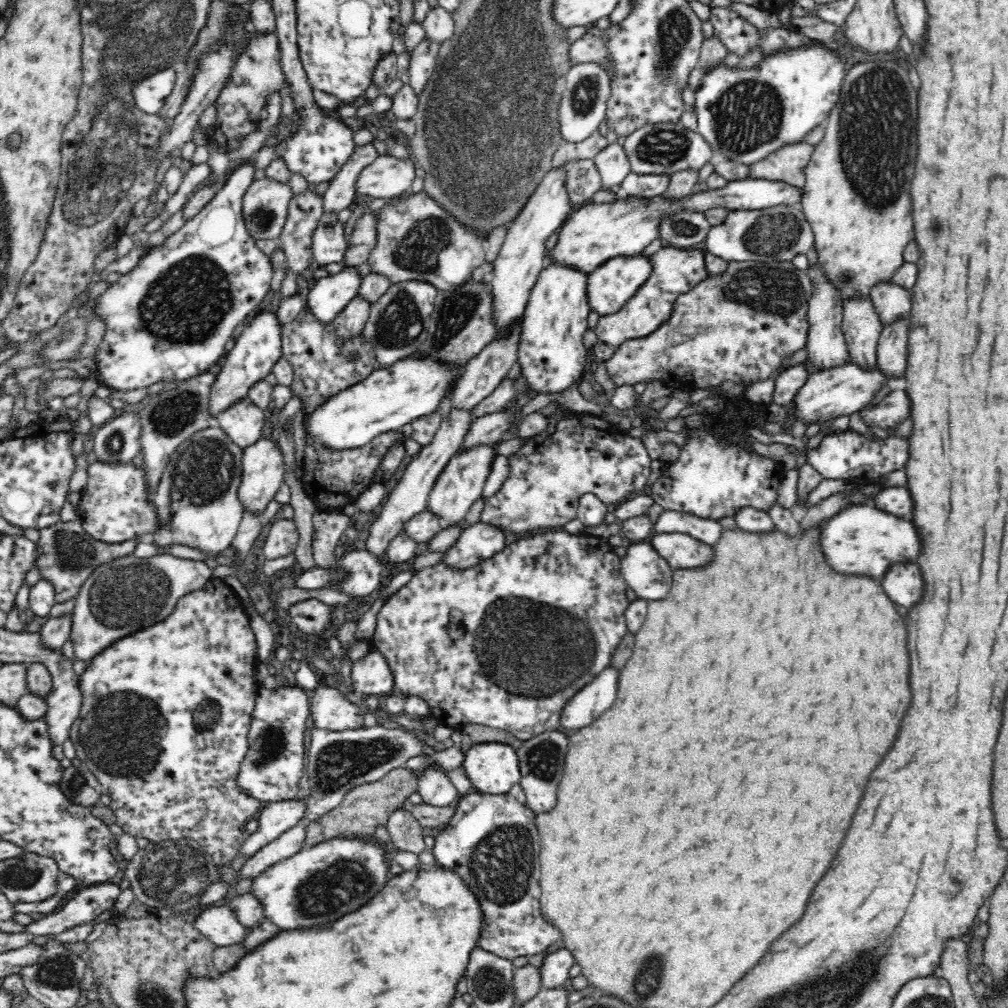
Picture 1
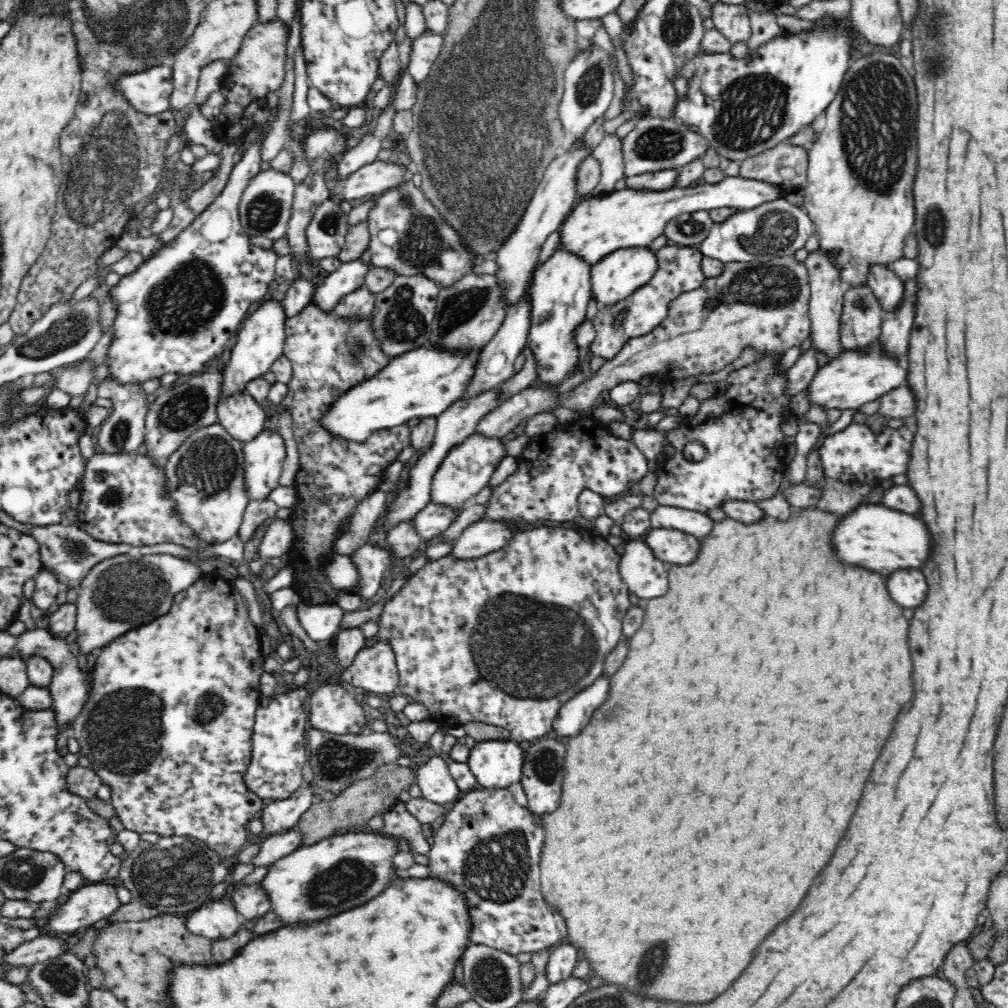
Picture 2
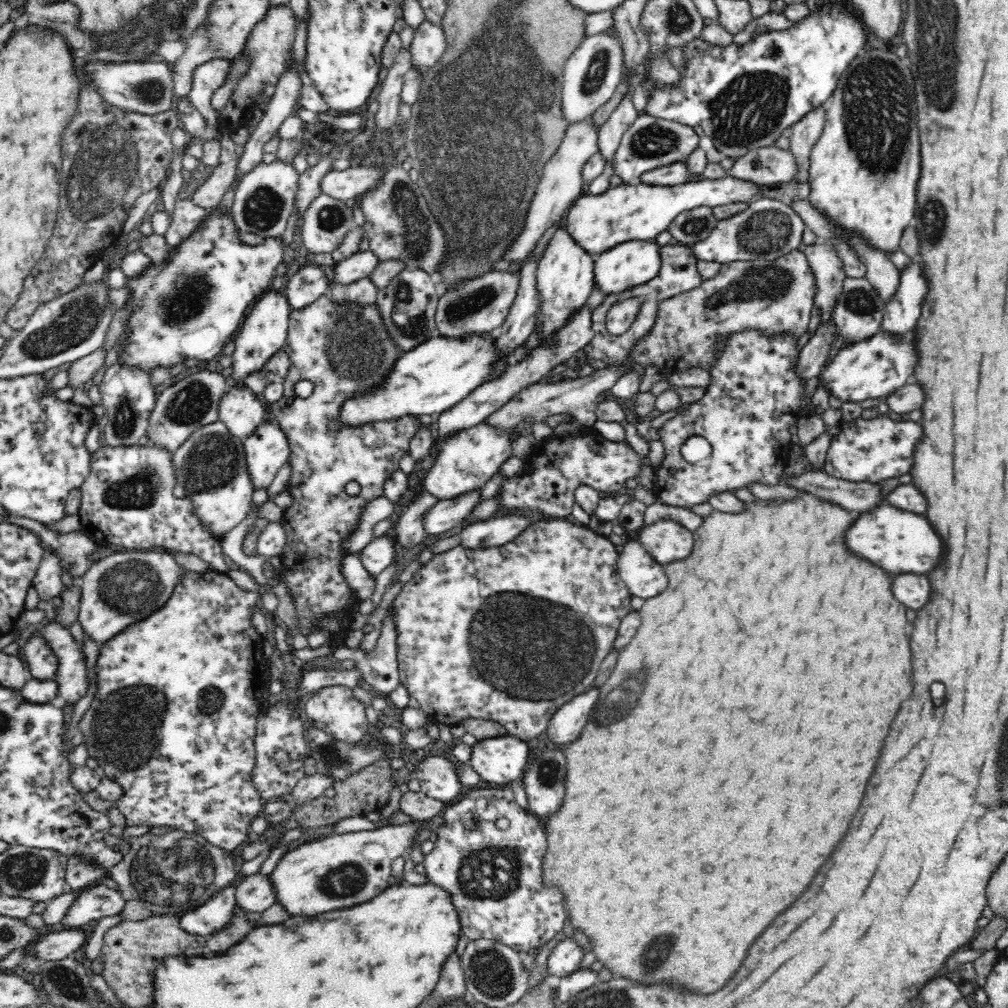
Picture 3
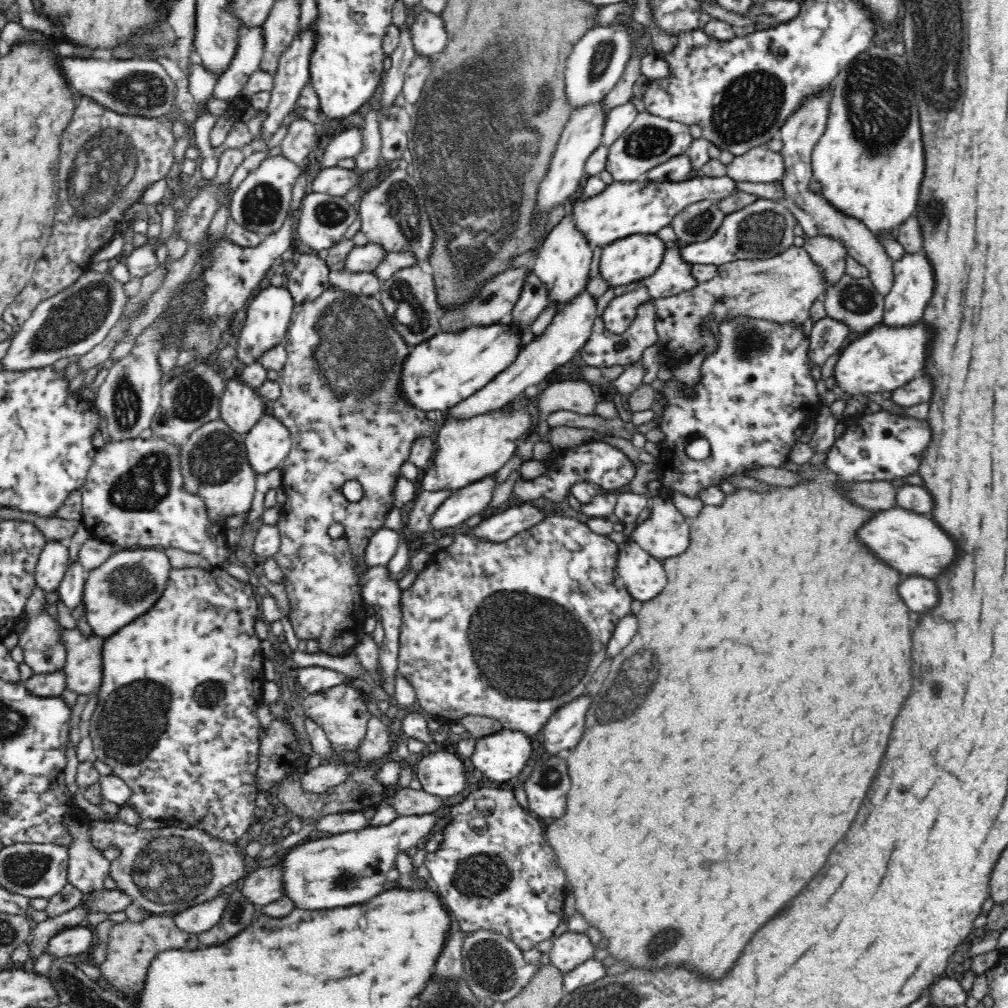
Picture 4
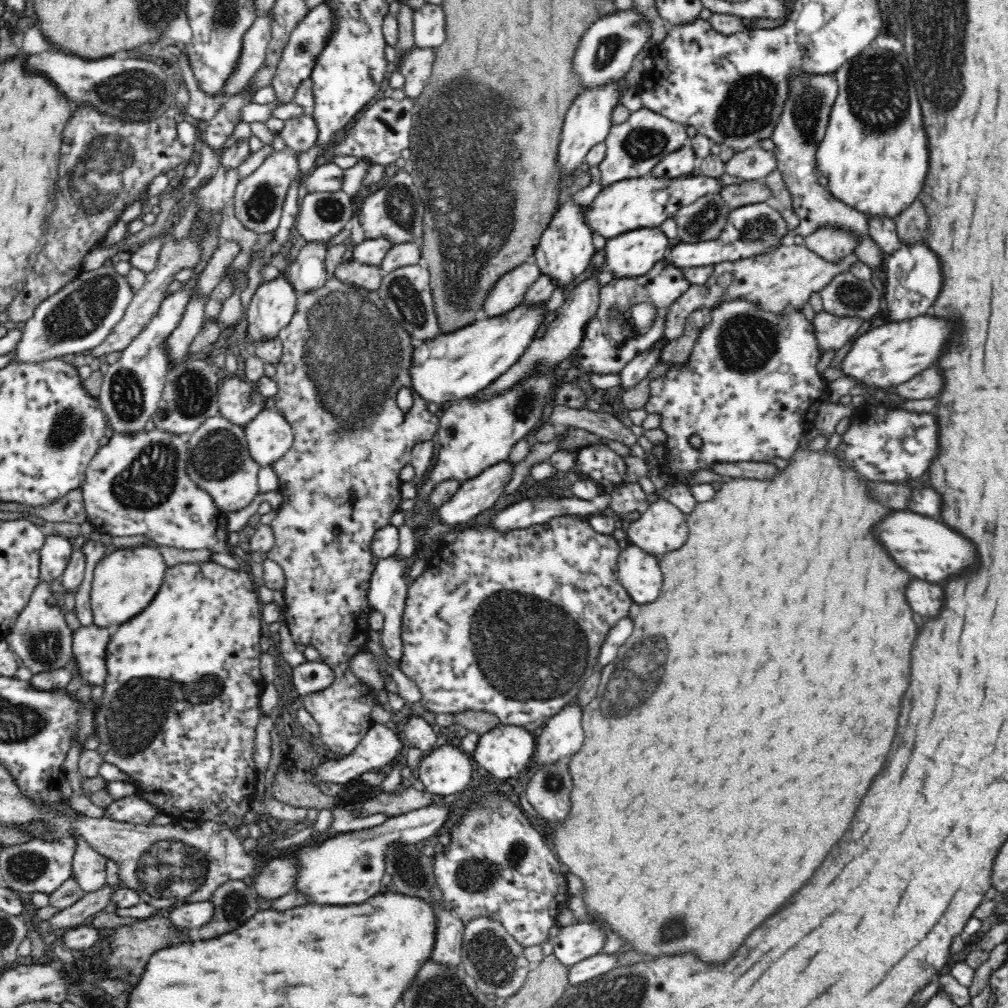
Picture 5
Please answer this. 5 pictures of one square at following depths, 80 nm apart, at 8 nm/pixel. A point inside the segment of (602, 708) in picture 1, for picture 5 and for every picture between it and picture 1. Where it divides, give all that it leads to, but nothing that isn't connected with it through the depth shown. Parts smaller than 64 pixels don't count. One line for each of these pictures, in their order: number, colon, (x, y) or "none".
2: (574, 714)
3: (567, 723)
4: (565, 727)
5: (562, 735)

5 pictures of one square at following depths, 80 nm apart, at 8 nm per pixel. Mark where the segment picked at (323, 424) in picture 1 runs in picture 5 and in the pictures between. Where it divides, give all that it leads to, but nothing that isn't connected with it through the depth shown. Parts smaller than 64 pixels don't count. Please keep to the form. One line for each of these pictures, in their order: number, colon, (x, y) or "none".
2: (424, 382)
3: (429, 379)
4: (437, 374)
5: (456, 365)

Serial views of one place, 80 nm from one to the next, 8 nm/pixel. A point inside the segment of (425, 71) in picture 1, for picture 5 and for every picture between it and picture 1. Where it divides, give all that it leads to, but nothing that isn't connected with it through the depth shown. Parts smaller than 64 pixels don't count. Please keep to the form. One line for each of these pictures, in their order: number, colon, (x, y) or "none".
2: (425, 50)
3: (428, 45)
4: (429, 37)
5: (429, 24)

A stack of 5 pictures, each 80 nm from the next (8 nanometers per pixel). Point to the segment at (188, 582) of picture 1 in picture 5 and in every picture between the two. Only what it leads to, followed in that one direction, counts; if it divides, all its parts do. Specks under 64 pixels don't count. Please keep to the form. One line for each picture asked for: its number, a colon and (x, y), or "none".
2: (124, 592)
3: (120, 589)
4: (130, 581)
5: (124, 583)

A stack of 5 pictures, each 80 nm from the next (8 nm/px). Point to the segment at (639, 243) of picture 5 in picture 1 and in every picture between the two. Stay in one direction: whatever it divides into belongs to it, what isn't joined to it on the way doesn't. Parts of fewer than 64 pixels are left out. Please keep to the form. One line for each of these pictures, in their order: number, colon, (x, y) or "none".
1: (608, 288)
2: (616, 276)
3: (627, 265)
4: (634, 258)

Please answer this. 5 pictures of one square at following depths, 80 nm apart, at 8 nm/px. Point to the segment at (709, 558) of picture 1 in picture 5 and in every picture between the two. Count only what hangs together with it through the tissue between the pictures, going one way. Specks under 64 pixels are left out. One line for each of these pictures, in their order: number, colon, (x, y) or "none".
2: (673, 547)
3: (667, 541)
4: (666, 534)
5: (662, 528)

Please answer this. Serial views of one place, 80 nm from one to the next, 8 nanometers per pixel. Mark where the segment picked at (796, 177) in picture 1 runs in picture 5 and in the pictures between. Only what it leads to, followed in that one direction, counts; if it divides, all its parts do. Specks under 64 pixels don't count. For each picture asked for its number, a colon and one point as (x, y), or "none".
2: (785, 165)
3: (769, 166)
4: (760, 164)
5: (755, 163)

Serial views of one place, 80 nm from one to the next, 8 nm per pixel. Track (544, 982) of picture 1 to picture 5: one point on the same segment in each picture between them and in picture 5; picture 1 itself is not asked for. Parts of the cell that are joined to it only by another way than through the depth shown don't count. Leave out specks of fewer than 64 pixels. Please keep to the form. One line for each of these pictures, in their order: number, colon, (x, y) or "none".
2: (563, 957)
3: (564, 959)
4: (569, 950)
5: (574, 943)

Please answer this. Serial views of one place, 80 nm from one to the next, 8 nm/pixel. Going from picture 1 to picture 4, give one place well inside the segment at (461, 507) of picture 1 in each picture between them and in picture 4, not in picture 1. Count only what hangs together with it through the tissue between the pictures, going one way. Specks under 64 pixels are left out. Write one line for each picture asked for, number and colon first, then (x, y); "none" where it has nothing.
2: (467, 469)
3: (467, 460)
4: (469, 450)

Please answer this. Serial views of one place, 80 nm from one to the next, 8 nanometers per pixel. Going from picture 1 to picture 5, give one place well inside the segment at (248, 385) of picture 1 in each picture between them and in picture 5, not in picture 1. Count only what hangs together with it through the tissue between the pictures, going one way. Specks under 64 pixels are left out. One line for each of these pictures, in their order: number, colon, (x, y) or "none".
2: (261, 338)
3: (264, 332)
4: (268, 314)
5: (272, 306)

